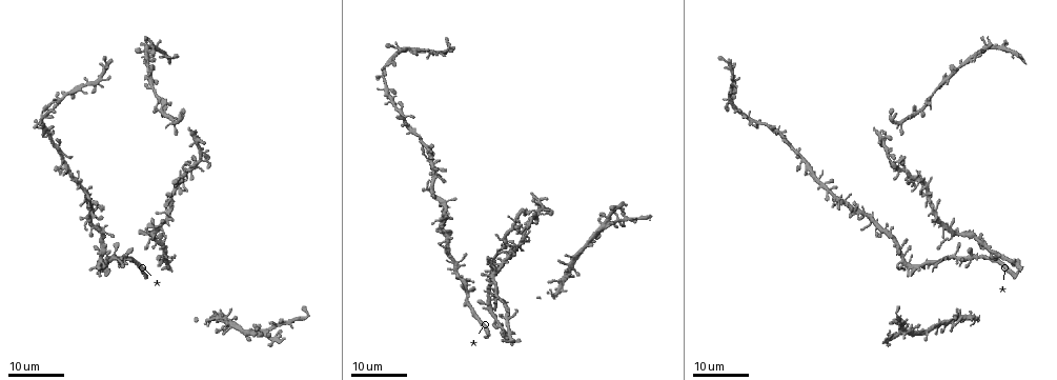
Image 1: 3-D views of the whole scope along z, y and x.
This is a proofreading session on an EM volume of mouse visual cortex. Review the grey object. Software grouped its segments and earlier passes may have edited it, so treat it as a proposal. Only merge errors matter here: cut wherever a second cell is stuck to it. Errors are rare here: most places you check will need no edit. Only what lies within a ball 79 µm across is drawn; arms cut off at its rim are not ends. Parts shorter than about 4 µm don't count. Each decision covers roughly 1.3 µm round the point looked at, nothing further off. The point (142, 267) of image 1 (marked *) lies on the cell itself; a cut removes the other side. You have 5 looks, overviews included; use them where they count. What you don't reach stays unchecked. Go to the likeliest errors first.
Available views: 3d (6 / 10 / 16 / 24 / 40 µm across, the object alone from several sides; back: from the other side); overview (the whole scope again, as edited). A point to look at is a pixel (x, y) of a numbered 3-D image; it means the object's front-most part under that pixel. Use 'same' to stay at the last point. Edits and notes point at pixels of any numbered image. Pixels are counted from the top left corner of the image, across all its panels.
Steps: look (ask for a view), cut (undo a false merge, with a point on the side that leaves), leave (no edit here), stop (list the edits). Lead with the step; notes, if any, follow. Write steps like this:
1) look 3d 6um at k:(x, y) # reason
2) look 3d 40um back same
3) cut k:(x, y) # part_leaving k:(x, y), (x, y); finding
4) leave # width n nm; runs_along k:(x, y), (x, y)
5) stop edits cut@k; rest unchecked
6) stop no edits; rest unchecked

look 3d 24um at 1:(999, 258)

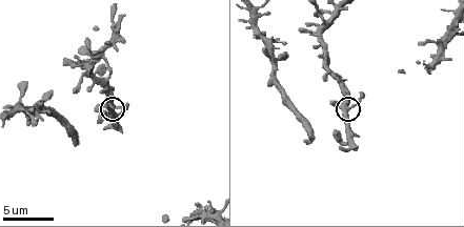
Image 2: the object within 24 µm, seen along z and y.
look 3d 6um at 2:(350, 104)

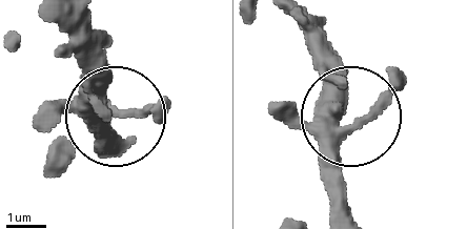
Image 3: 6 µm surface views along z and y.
leave # side_arm 43 um; continuous, no second cell

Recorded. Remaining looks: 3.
look 3d 16um at 1:(58, 98) # four-way junction

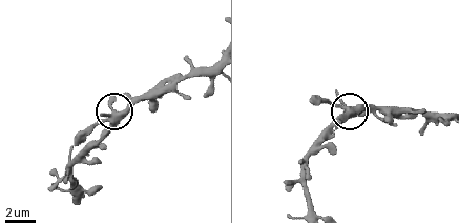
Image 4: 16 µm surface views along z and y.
look 3d 10um at 4:(355, 108)

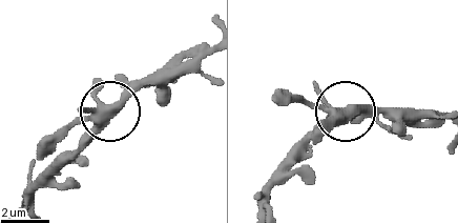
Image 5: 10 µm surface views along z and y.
leave # arms 4; all the same cell

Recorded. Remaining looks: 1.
stop no edits; rest unchecked

